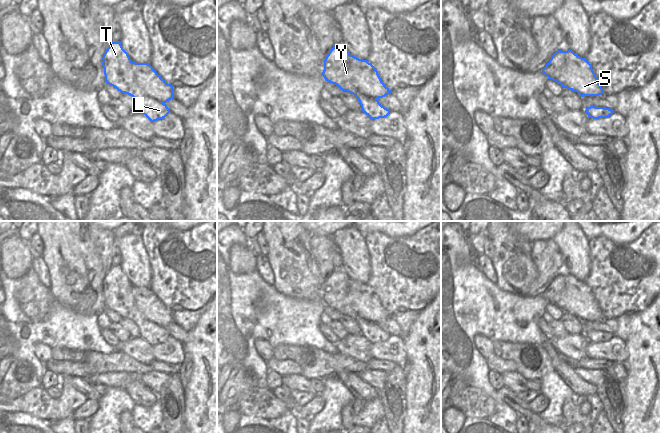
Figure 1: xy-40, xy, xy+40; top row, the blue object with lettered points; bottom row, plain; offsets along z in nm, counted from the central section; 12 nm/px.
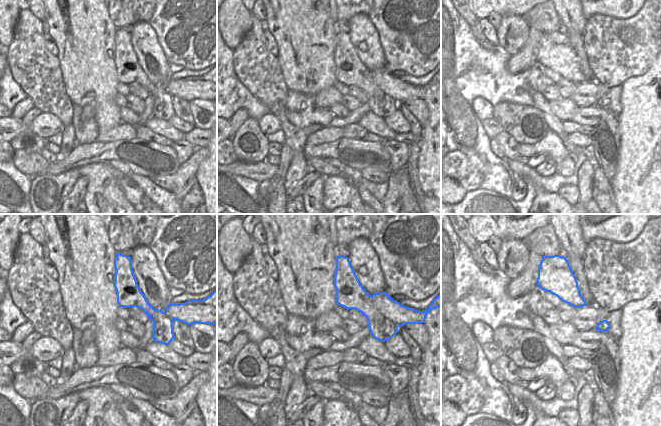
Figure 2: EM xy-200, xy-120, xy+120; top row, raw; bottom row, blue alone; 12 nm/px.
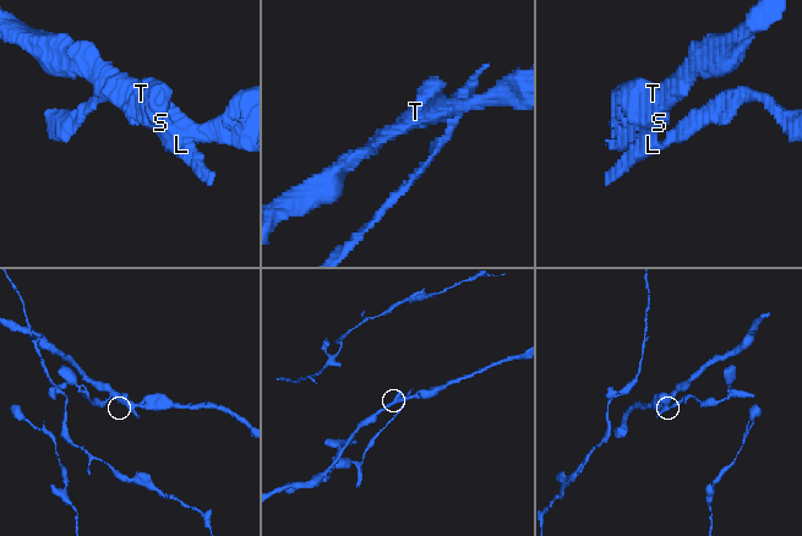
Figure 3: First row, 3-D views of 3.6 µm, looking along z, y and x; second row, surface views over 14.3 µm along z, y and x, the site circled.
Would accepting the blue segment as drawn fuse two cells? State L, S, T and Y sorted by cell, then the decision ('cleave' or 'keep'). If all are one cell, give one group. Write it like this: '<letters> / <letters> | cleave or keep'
L T / S Y | cleave

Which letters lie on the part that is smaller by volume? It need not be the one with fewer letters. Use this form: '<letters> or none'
L, T

